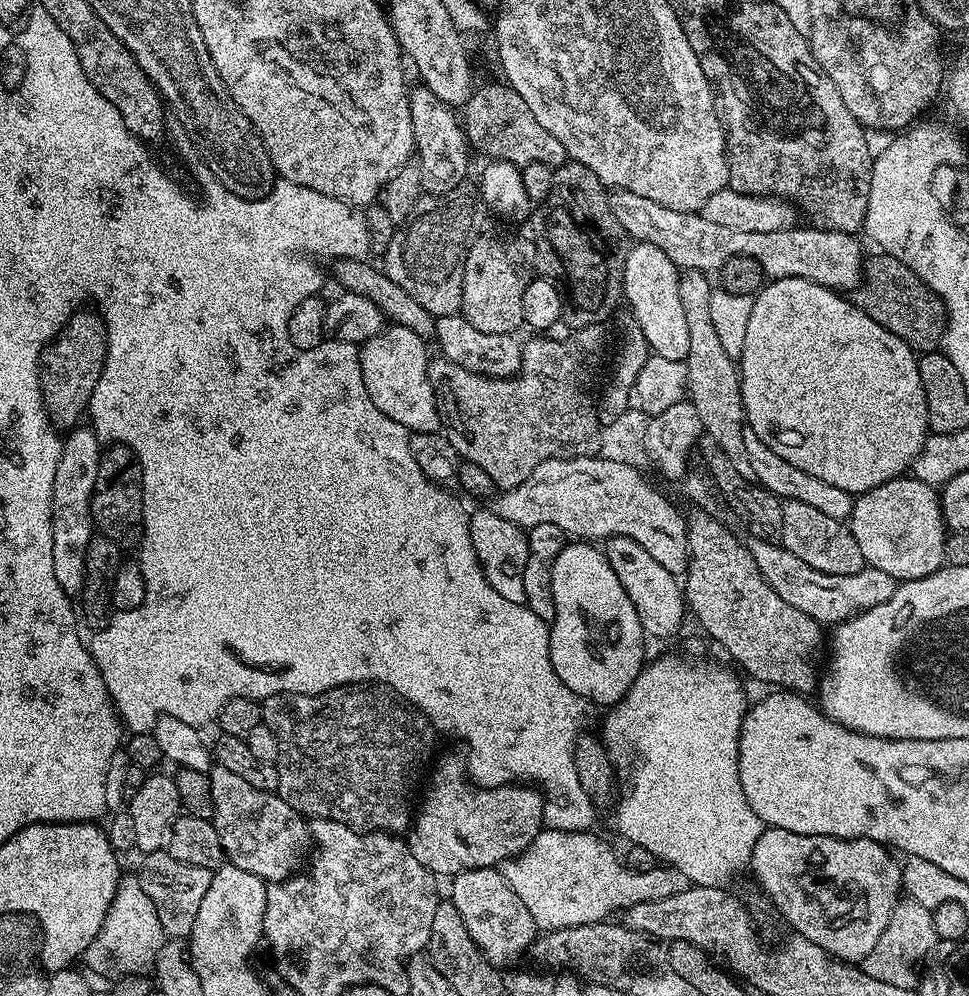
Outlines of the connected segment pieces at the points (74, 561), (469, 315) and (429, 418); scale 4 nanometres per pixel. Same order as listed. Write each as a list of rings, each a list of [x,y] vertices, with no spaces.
[[[73,427],[63,437],[52,487],[54,578],[58,578],[60,591],[69,594],[79,593],[84,587],[86,546],[90,546],[94,535],[92,522],[94,478],[98,478],[98,466],[102,455],[102,441],[99,435],[91,427],[80,427]]]
[[[482,232],[467,254],[463,268],[461,315],[467,318],[476,330],[488,334],[515,333],[523,325],[522,295],[533,279],[536,261],[536,248],[529,237],[506,234],[504,232]]]
[[[399,326],[385,327],[374,338],[370,338],[360,348],[360,365],[362,366],[362,384],[366,386],[368,400],[386,418],[398,422],[409,433],[435,432],[441,427],[440,412],[436,409],[434,390],[428,377],[428,361],[430,352],[424,349],[425,337],[414,334],[414,330],[406,330]]]

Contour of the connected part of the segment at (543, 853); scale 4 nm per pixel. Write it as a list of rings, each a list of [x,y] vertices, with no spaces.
[[[549,828],[541,830],[526,851],[499,865],[498,871],[518,898],[521,898],[522,904],[534,918],[537,929],[542,932],[574,925],[601,923],[614,910],[618,912],[636,904],[664,900],[668,896],[686,891],[692,885],[686,874],[667,864],[658,864],[647,872],[635,873],[628,870],[619,855],[615,855],[602,841],[597,841],[590,832],[554,831]]]

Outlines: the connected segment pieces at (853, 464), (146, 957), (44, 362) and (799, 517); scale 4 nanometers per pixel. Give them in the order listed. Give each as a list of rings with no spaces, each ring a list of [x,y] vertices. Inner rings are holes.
[[[798,278],[772,280],[765,283],[754,296],[750,323],[746,325],[746,342],[742,346],[742,354],[738,361],[740,393],[747,427],[752,428],[762,443],[770,446],[774,454],[778,454],[778,458],[790,462],[790,466],[798,466],[798,470],[806,470],[806,474],[814,474],[814,478],[822,478],[822,482],[830,482],[830,486],[838,486],[838,490],[861,494],[870,491],[872,487],[880,487],[896,477],[903,477],[916,461],[917,454],[930,435],[930,429],[926,394],[922,390],[922,378],[918,374],[920,362],[917,353],[913,352],[902,338],[878,326],[878,322],[871,320],[855,304],[845,297],[844,301],[840,296],[843,295],[837,294],[831,288],[823,288],[814,282],[806,282]]]
[[[135,875],[121,879],[114,902],[102,922],[102,930],[84,951],[83,959],[104,960],[104,972],[108,978],[117,976],[142,976],[156,967],[158,950],[166,942],[154,902],[142,890]]]
[[[77,314],[65,324],[59,336],[44,350],[40,362],[40,389],[44,395],[44,408],[48,411],[48,419],[53,428],[68,430],[77,423],[80,411],[89,407],[92,391],[104,369],[104,357],[108,354],[108,341],[104,330],[104,322],[99,315],[83,316]]]
[[[785,500],[780,505],[782,510],[782,526],[779,543],[794,558],[802,558],[806,566],[814,570],[822,570],[822,574],[858,574],[866,563],[861,547],[855,541],[849,525],[842,520],[830,518],[822,514],[822,510],[814,510],[814,506],[806,506],[806,502]]]

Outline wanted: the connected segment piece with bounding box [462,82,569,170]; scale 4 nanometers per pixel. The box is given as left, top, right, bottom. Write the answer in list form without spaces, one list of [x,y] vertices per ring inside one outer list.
[[[507,82],[499,83],[477,87],[468,103],[463,105],[462,124],[471,147],[481,148],[492,160],[505,160],[517,166],[542,162],[550,169],[559,168],[569,159],[562,142],[558,142],[550,130],[542,130],[542,126],[538,126],[538,118],[534,118],[534,114],[530,114],[530,106],[522,102],[522,94],[515,92]]]

